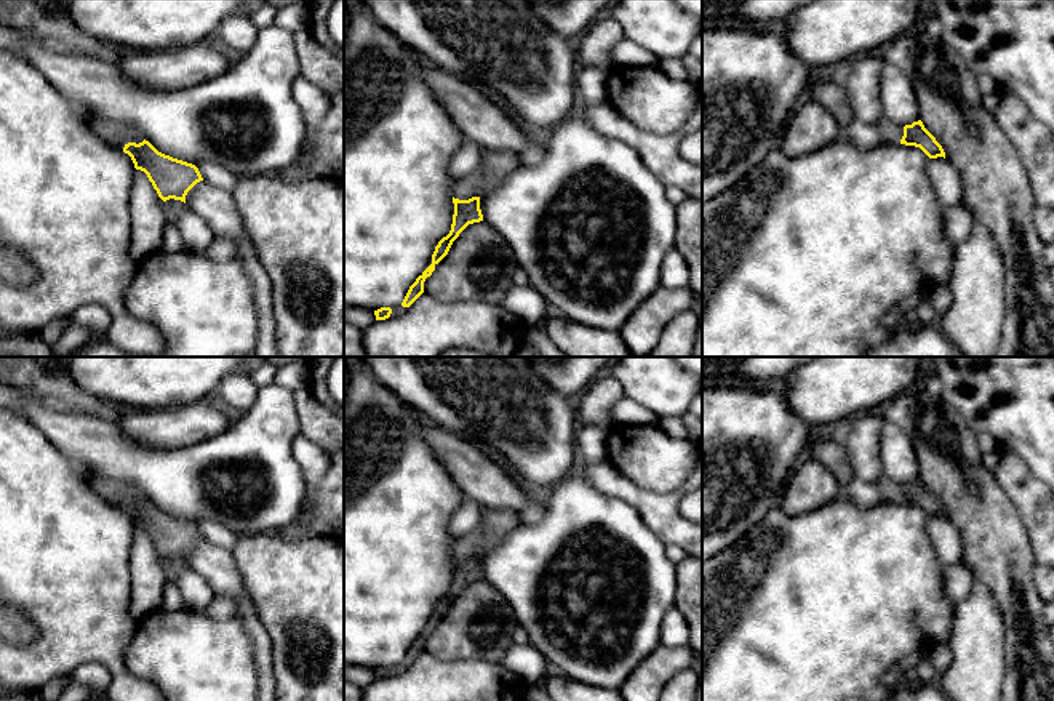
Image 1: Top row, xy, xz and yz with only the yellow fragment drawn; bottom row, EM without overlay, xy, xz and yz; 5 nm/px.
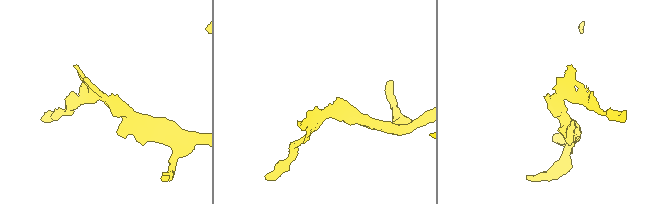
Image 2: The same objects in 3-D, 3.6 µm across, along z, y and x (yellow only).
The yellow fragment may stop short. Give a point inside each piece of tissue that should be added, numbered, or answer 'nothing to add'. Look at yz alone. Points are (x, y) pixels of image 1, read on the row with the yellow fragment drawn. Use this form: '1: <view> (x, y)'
1: yz (890, 133)

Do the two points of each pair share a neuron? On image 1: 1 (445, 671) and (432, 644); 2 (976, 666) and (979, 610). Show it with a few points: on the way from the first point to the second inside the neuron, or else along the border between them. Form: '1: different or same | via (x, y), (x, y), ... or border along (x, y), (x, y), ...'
1: different | border along (424, 650), (440, 658), (475, 660)
2: same | via (978, 652), (978, 624)

